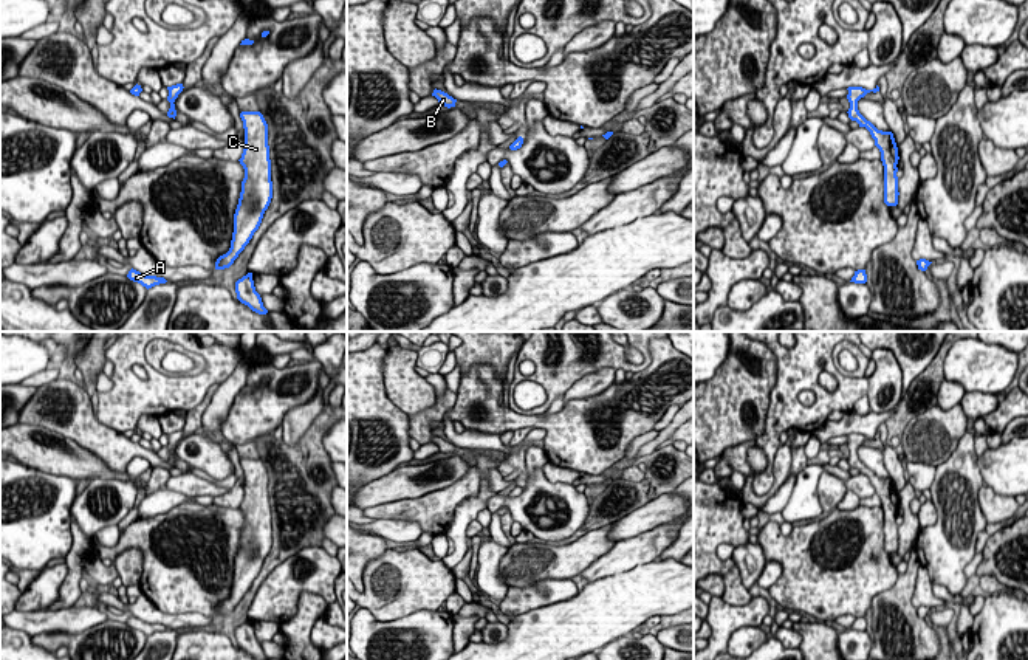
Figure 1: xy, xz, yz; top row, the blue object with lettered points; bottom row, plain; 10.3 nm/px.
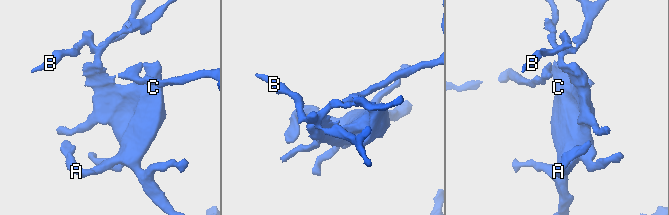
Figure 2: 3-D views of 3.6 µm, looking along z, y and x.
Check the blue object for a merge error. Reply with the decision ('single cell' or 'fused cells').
fused cells

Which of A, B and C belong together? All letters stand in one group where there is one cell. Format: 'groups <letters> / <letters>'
groups A C / B

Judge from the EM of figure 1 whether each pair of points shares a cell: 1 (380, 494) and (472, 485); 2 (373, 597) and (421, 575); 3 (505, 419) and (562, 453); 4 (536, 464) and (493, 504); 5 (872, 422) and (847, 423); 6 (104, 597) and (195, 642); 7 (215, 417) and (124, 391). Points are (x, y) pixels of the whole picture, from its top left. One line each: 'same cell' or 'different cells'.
1: different cells
2: same cell
3: same cell
4: same cell
5: same cell
6: different cells
7: different cells

